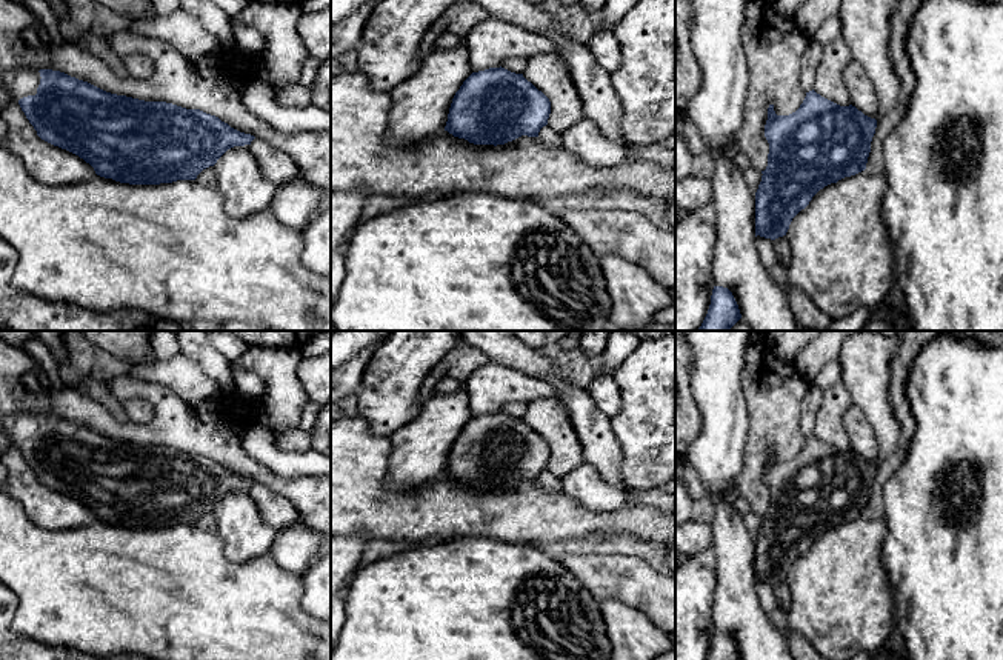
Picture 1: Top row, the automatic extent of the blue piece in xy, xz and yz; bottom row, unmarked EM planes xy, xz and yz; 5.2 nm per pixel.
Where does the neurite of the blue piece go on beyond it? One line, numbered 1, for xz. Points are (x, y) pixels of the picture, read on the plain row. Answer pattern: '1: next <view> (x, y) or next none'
1: next none

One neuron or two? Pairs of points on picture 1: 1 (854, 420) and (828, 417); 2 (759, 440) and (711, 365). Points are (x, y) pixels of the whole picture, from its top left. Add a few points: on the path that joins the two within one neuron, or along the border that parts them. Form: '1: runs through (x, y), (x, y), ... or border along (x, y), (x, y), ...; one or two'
1: border along (851, 403), (843, 416), (849, 448); two
2: border along (742, 390), (748, 419), (743, 460); two

